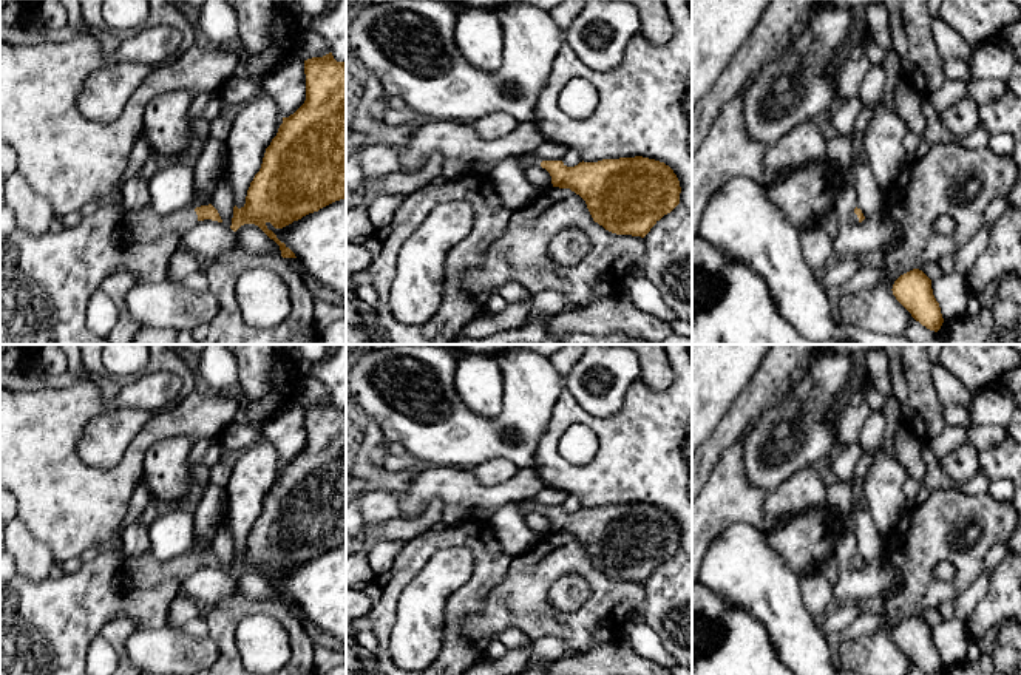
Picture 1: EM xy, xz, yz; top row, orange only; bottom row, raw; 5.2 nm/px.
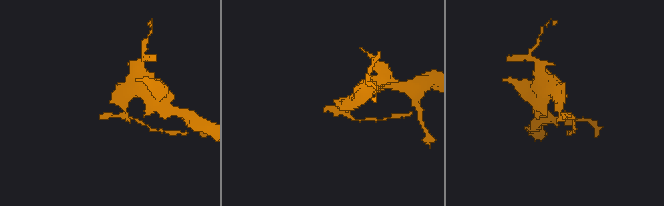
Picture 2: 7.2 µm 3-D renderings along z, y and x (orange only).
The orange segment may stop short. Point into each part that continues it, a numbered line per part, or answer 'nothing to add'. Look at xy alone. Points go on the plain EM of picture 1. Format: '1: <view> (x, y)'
1: xy (145, 572)

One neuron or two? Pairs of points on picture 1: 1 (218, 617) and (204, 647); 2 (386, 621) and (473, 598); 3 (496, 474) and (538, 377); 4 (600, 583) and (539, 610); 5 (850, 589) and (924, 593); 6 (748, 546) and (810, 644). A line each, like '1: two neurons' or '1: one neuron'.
1: two neurons
2: one neuron
3: two neurons
4: one neuron
5: two neurons
6: one neuron

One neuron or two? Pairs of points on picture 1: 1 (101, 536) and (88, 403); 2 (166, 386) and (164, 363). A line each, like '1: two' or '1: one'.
1: one
2: two

